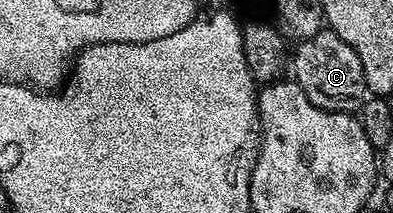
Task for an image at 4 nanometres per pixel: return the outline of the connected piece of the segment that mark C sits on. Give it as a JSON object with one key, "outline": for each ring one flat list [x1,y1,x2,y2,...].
{"outline":[[322,28,315,36,300,39,296,43,297,51,291,54,292,81,303,88,307,100,324,110,334,110,340,114,360,111,367,97,363,64,351,44,339,40,334,30]]}

